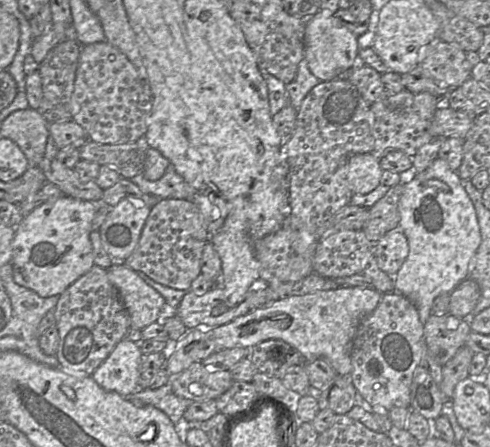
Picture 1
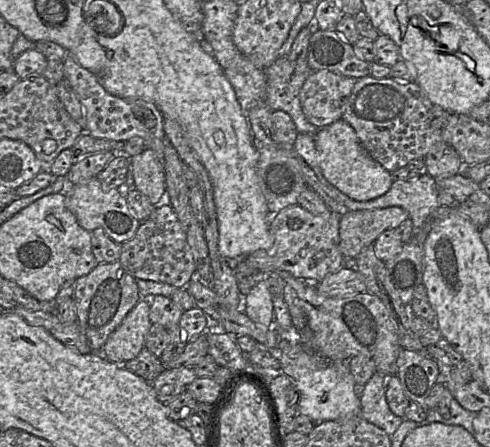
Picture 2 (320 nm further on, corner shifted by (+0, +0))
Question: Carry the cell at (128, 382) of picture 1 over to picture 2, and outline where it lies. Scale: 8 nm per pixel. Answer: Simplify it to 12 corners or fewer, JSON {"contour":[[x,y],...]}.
{"contour":[[142,297],[101,350],[125,363],[138,356],[152,324]]}

